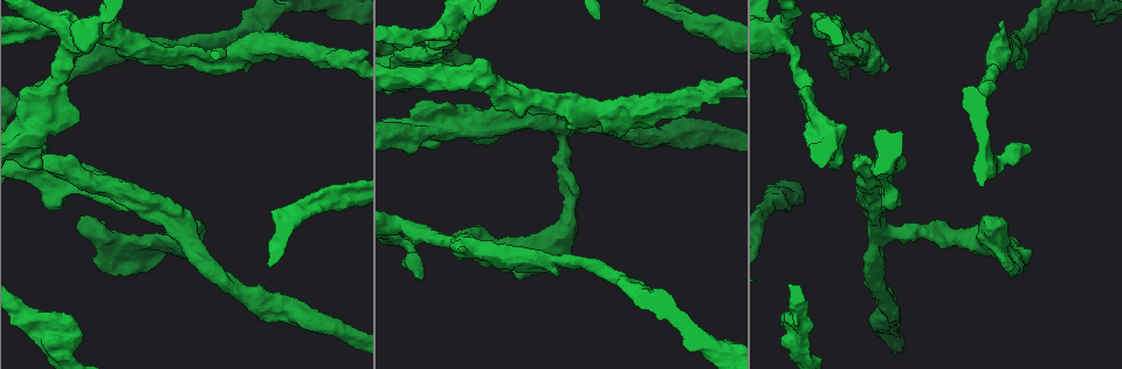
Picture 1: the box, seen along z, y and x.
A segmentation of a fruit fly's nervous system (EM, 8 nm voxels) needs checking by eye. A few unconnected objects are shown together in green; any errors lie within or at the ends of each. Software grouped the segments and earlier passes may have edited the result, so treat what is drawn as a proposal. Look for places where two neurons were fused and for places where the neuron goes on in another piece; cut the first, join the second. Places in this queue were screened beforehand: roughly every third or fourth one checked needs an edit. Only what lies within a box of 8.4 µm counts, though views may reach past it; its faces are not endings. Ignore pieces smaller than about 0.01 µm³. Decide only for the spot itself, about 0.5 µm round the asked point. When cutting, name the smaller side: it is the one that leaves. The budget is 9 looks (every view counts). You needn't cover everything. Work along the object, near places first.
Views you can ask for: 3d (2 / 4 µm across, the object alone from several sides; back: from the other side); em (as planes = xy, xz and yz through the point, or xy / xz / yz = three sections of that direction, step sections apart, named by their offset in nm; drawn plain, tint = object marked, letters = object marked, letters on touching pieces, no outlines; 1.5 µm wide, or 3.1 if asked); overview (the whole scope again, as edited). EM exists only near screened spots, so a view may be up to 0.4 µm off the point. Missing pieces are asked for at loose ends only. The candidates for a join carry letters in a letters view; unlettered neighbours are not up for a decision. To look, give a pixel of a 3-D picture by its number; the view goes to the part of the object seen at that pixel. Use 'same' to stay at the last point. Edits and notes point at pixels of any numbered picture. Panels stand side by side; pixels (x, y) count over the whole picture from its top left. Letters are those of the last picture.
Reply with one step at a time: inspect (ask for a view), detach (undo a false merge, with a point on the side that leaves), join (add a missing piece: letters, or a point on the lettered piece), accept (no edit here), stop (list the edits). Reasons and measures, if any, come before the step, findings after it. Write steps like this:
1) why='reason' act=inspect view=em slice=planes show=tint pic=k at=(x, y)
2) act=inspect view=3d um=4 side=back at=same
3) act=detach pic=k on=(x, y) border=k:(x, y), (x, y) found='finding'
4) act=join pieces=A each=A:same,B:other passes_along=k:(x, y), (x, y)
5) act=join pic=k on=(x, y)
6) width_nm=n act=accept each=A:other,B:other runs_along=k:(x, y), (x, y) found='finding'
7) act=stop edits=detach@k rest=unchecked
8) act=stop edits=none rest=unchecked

why='three-way junction' act=inspect view=3d um=4 side=back pic=1 at=(448, 31)

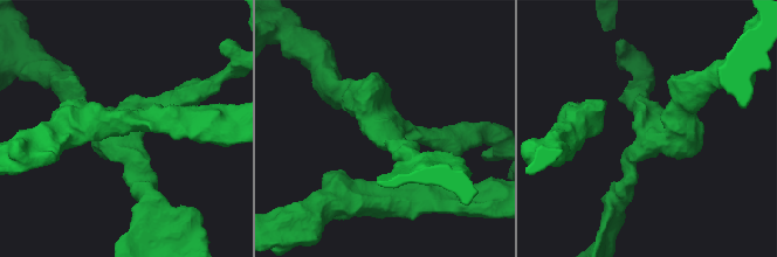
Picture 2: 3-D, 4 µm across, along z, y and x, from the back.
arms=3 arm_widths_nm=280,280,400 act=inspect view=em slice=yz step=4 show=tint pic=2 at=(382, 125)

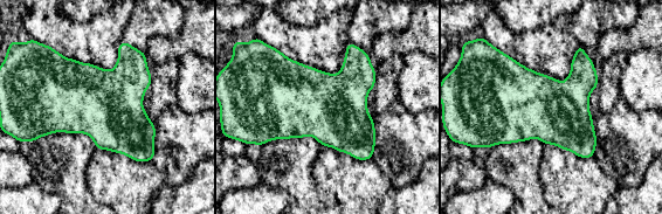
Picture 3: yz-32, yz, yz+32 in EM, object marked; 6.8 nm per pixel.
why='cut it another way' act=inspect view=em slice=planes show=letters at=same

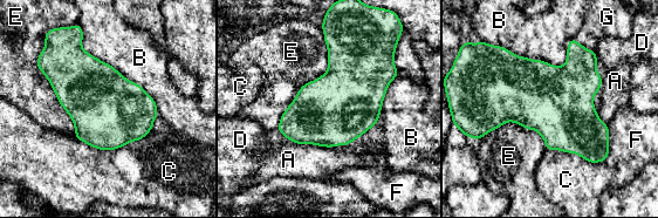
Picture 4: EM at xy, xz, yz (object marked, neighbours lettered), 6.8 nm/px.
longest_contact=B:800nm act=accept each=A:other,B:other,C:other,D:other,E:other,F:other,G:other border=4:(322, 29), (327, 69), (276, 128) found='one neuron here'

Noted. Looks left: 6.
why='an open end' act=inspect view=em slice=planes show=letters pic=1 at=(620, 135)

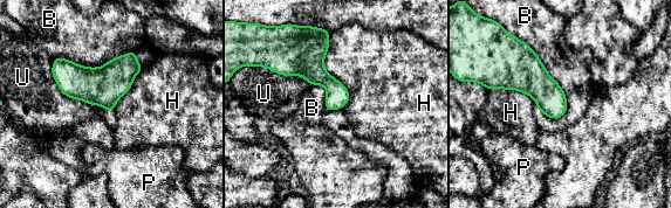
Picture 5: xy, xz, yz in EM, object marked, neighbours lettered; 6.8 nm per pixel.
act=accept each=B:other,H:other,P:other,U:other border=5:(329, 32), (343, 108) found='none of them fits'

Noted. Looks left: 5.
why='free end' act=inspect view=em slice=planes show=letters pic=1 at=(1031, 150)

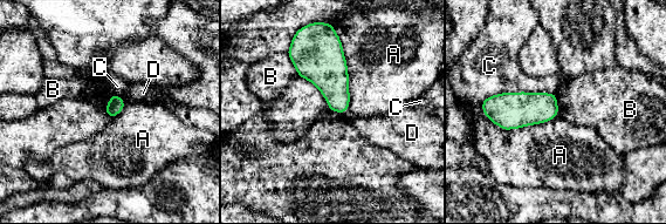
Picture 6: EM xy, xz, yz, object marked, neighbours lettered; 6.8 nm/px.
act=accept each=A:other,B:other,C:other,D:other border=6:(286, 53), (299, 75) found='none of them fits'

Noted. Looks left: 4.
why='thick end' act=inspect view=em slice=yz step=8 show=letters pic=1 at=(67, 314)

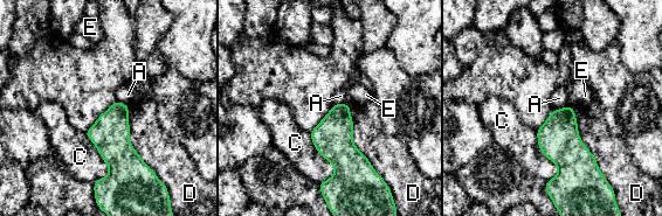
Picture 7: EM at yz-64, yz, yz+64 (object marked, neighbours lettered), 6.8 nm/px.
longest_contact=D:500nm act=accept each=A:other,C:other,D:other,E:other border=7:(569, 105), (553, 110) found='none of them fits'

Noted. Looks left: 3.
act=stop edits=none rest=unchecked

